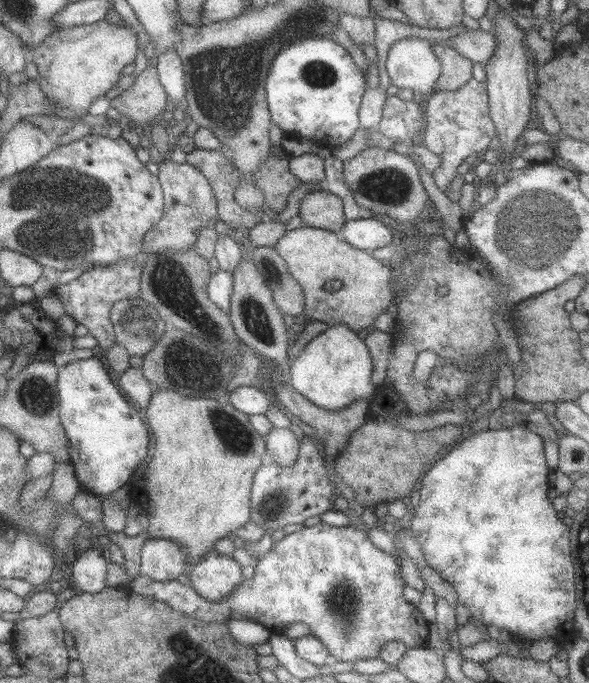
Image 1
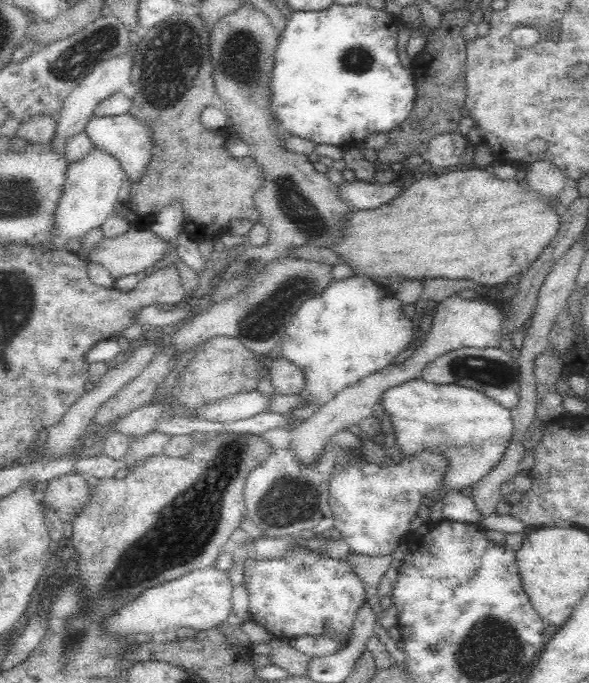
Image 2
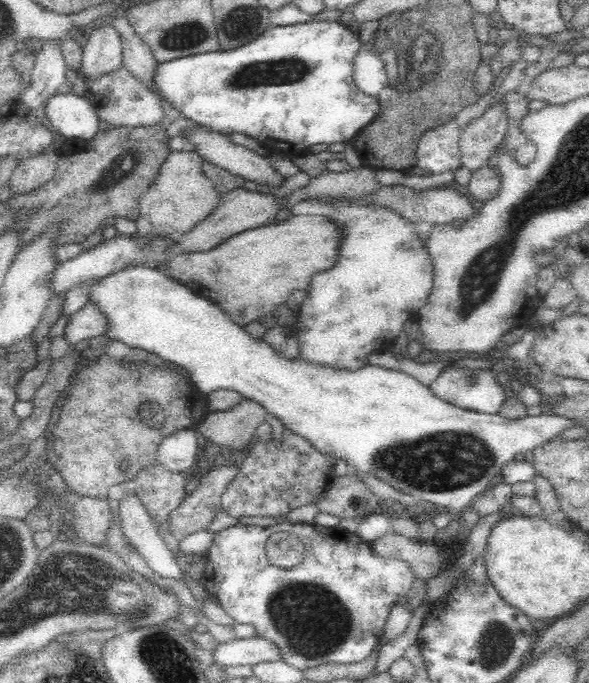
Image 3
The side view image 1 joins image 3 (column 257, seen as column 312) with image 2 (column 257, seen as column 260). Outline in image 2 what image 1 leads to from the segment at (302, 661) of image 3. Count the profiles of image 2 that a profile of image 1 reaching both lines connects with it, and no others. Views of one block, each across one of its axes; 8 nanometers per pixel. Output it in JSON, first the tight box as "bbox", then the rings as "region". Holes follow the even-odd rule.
{"bbox":[245,549,365,637],"region":[[[296,549],[286,560],[258,561],[246,560],[245,577],[249,586],[248,612],[252,620],[265,626],[276,637],[321,636],[321,634],[336,634],[348,632],[358,606],[365,601],[364,585],[352,573],[348,561],[327,557],[326,554],[308,549]]]}

